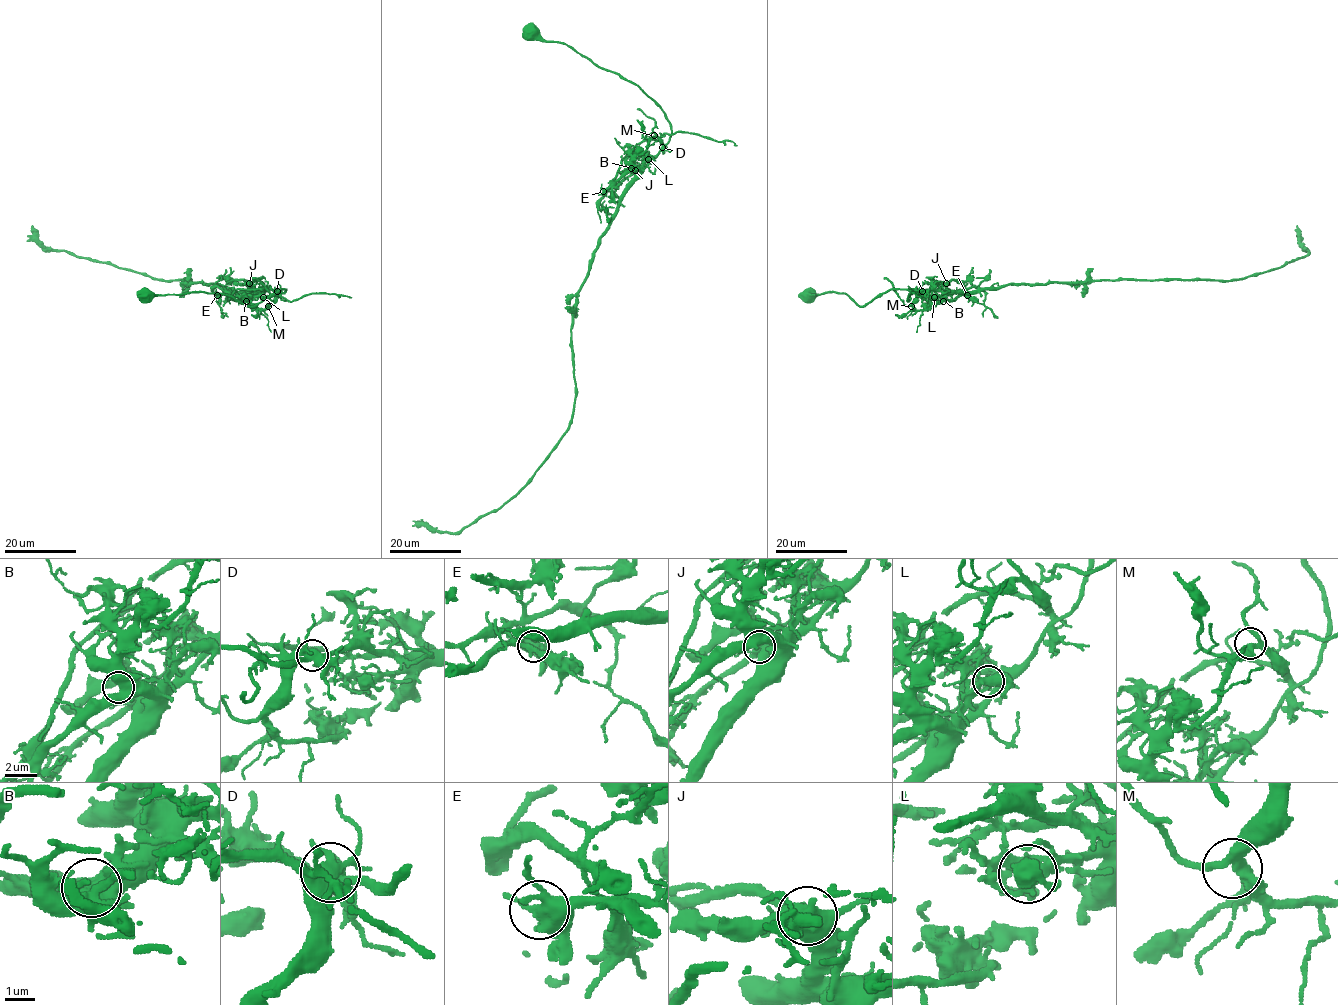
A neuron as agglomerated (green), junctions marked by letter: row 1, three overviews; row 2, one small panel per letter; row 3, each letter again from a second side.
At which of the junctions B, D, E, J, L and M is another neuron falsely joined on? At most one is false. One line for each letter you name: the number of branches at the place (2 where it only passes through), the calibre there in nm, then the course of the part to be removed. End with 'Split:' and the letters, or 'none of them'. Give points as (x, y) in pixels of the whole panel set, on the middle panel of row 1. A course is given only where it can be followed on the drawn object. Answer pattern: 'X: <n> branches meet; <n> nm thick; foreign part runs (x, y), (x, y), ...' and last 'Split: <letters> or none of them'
D: 7 branches meet; 440 nm thick; foreign part runs (662, 147), (659, 142), (645, 139), (622, 160), (616, 178), (600, 201), (599, 208), (603, 208), (609, 222)
Split: D

